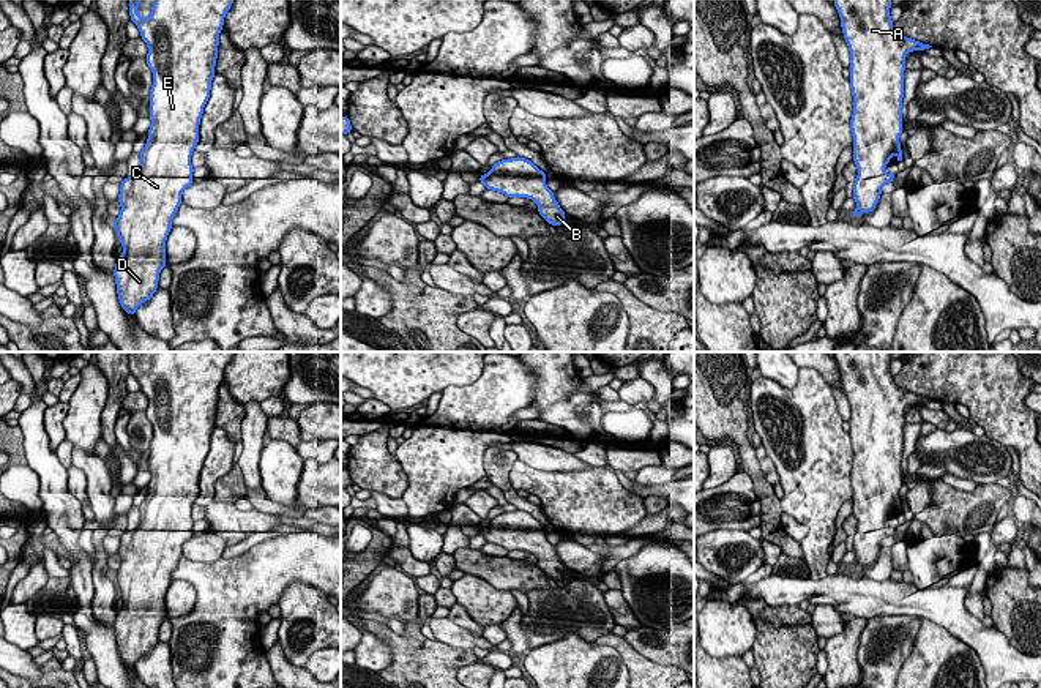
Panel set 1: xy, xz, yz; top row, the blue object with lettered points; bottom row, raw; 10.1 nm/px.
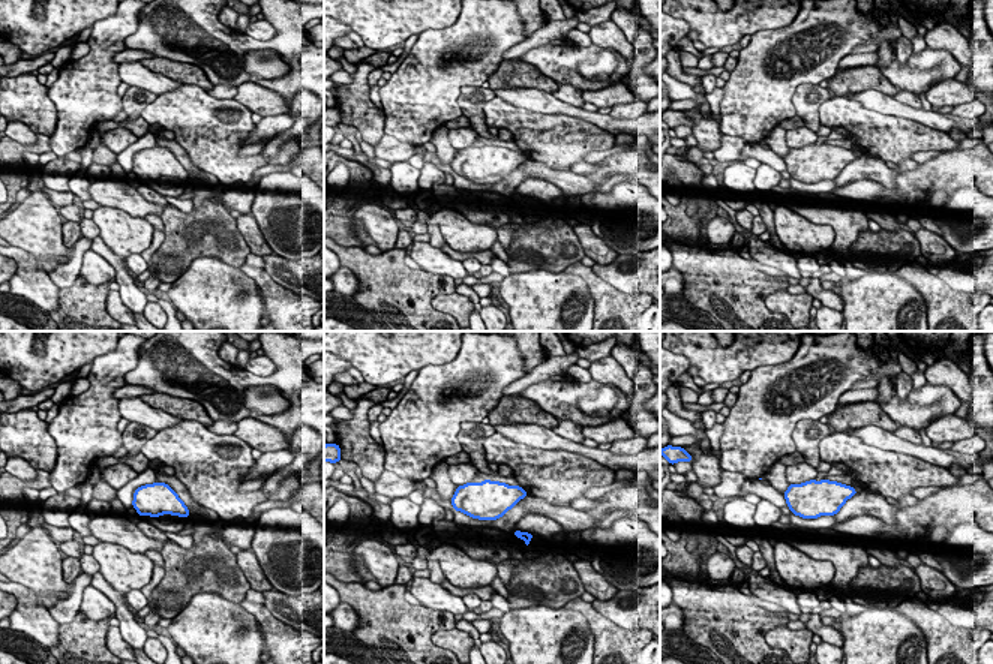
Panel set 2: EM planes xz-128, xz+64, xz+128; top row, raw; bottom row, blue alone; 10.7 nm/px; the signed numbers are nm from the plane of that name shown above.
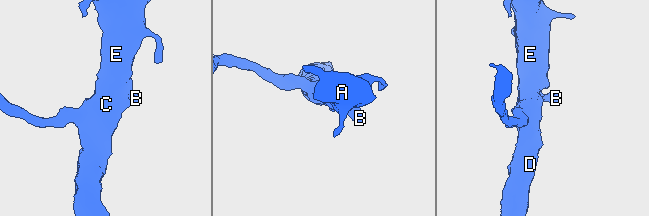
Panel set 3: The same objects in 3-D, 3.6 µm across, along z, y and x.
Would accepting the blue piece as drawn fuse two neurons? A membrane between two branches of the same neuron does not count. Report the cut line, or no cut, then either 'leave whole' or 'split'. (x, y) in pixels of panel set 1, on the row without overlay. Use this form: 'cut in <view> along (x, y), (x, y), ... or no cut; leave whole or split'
no cut; leave whole

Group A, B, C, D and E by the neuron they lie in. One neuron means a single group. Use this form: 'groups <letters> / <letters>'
groups A B C D E

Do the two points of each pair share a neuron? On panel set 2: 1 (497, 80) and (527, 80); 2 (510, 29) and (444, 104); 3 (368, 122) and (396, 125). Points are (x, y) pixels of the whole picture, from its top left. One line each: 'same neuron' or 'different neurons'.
1: same neuron
2: same neuron
3: different neurons

